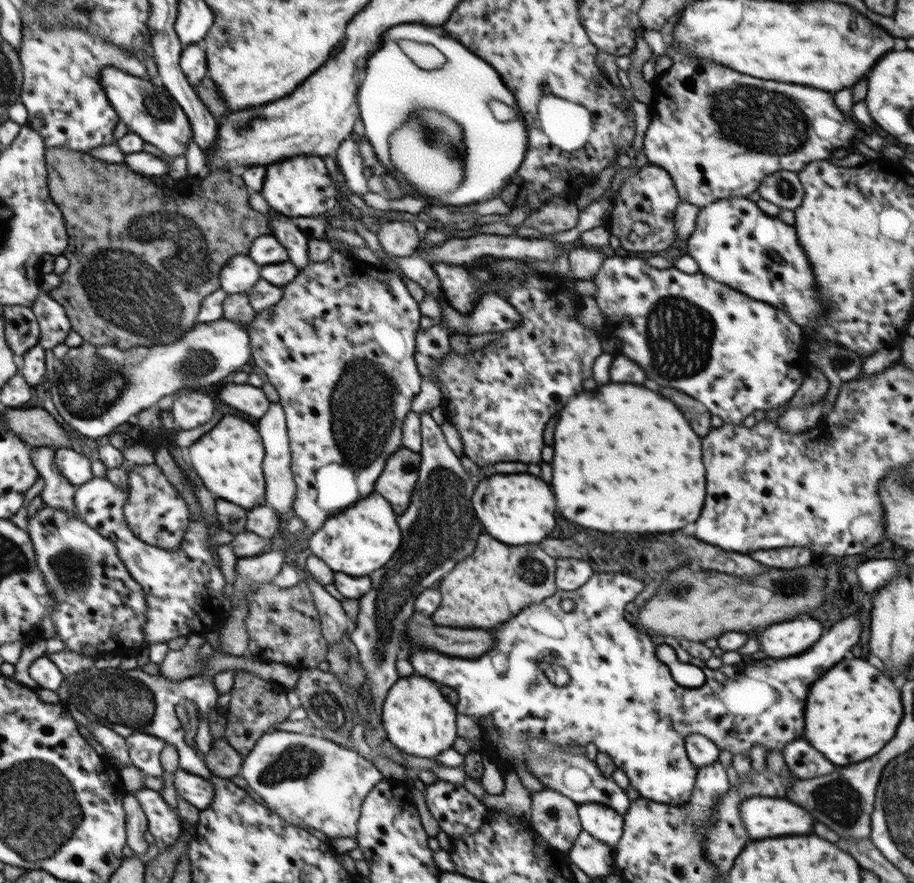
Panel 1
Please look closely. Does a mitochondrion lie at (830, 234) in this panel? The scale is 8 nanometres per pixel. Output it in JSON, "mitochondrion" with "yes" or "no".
{"mitochondrion":"no"}

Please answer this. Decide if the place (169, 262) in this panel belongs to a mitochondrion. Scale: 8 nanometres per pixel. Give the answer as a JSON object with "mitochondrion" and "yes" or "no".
{"mitochondrion":"yes"}

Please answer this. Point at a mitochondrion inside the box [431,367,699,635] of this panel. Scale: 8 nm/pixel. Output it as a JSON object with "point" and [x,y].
{"point":[534,572]}

